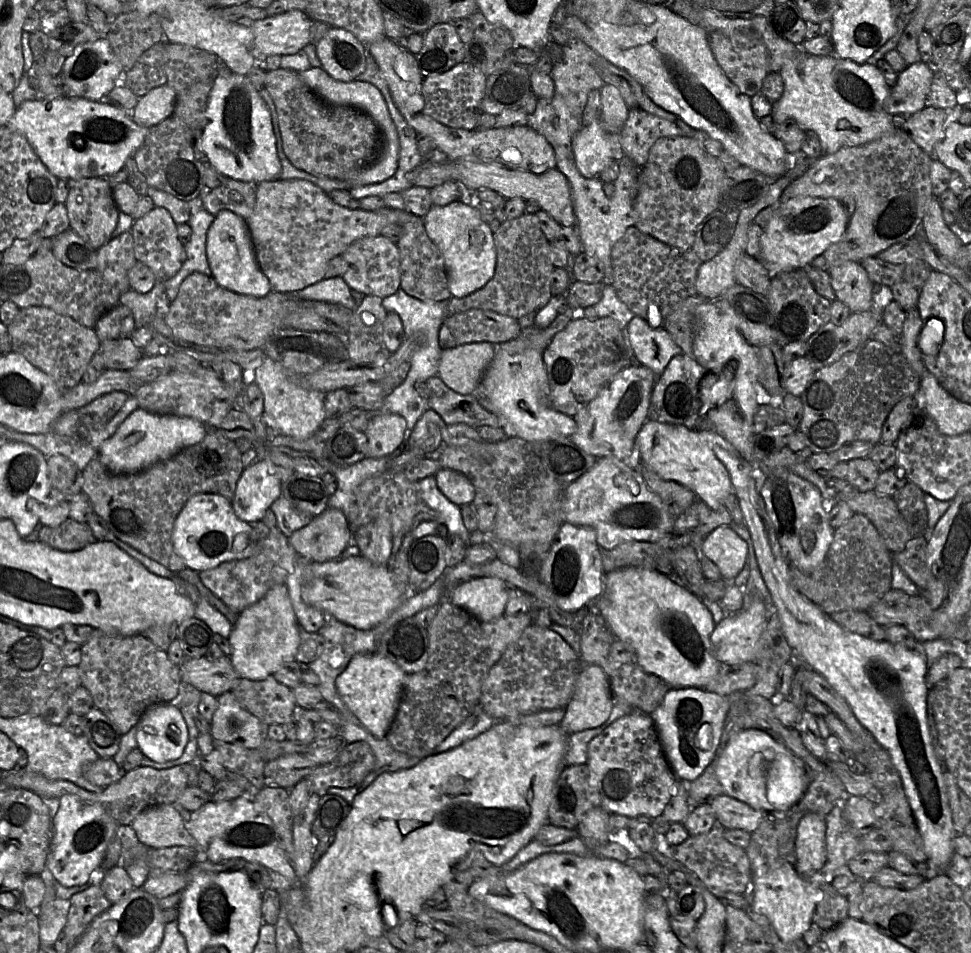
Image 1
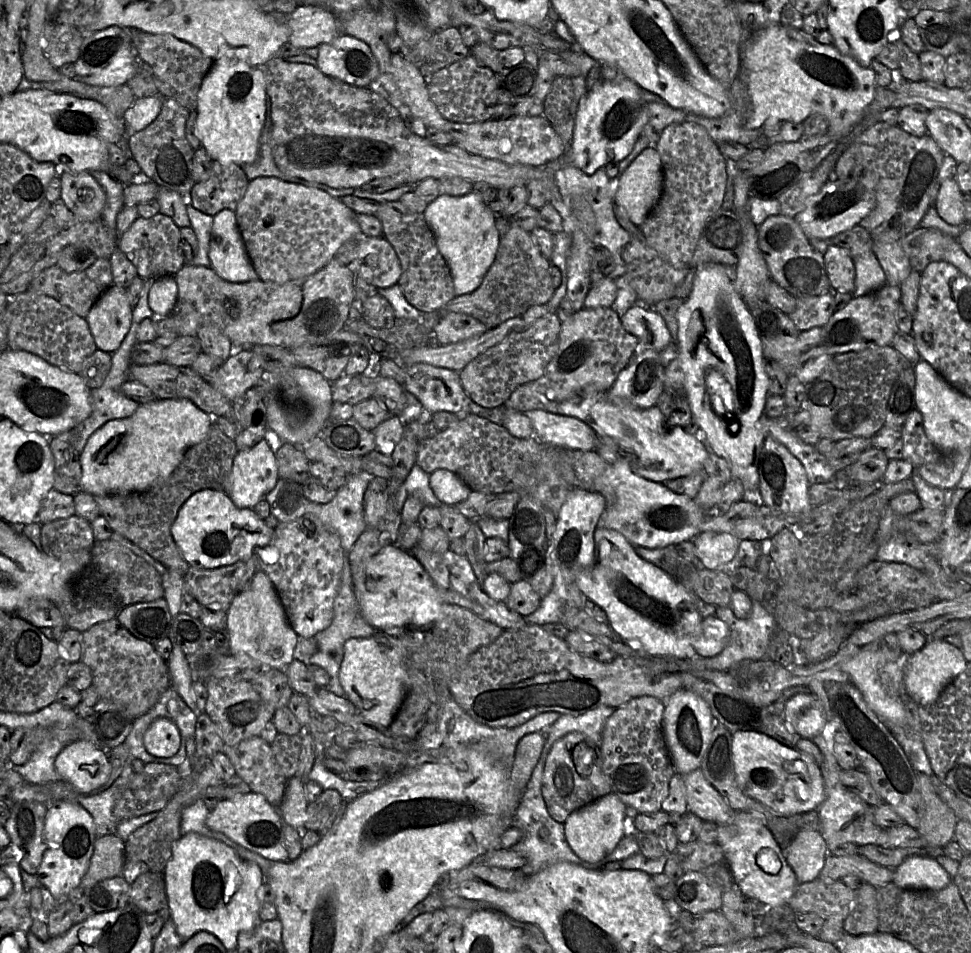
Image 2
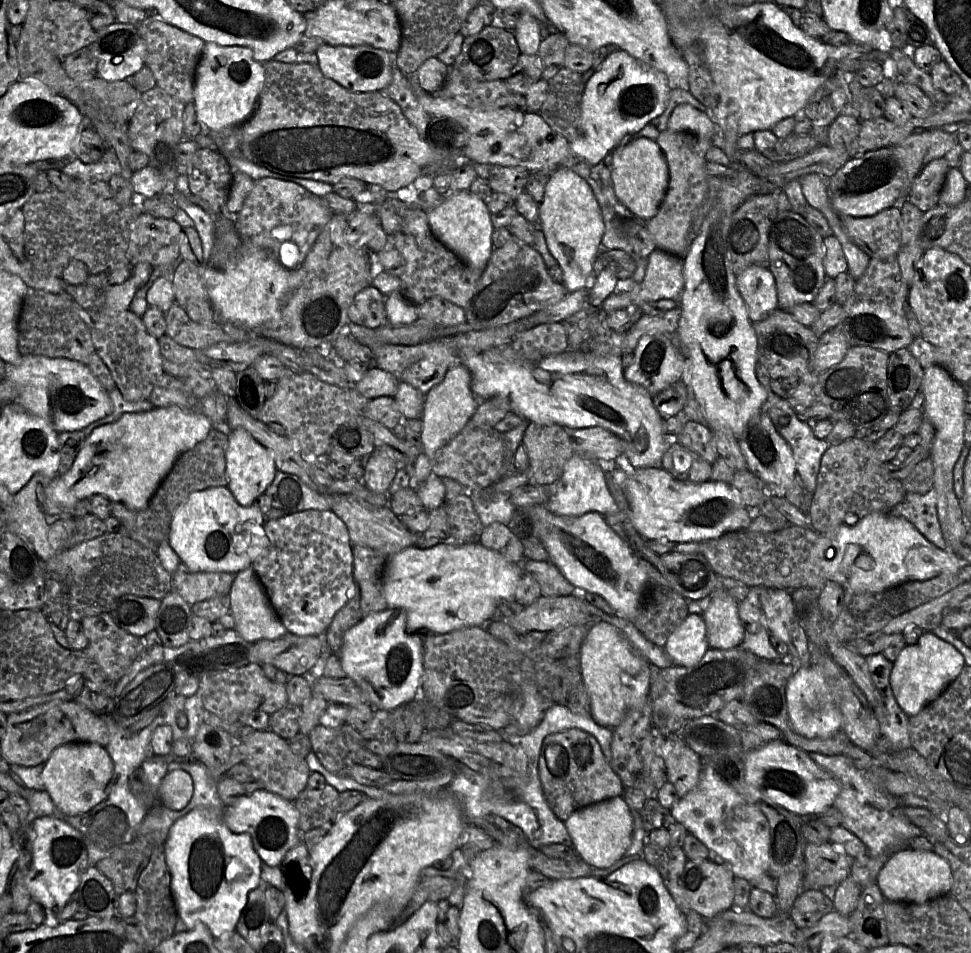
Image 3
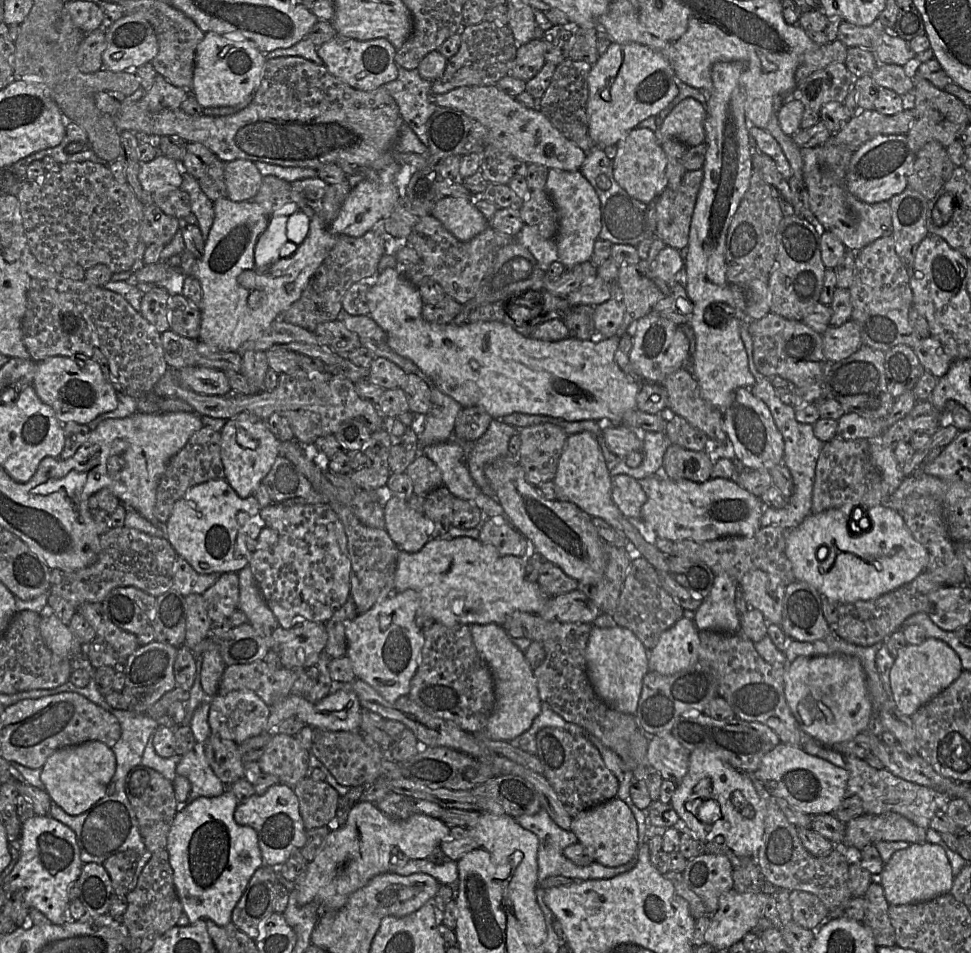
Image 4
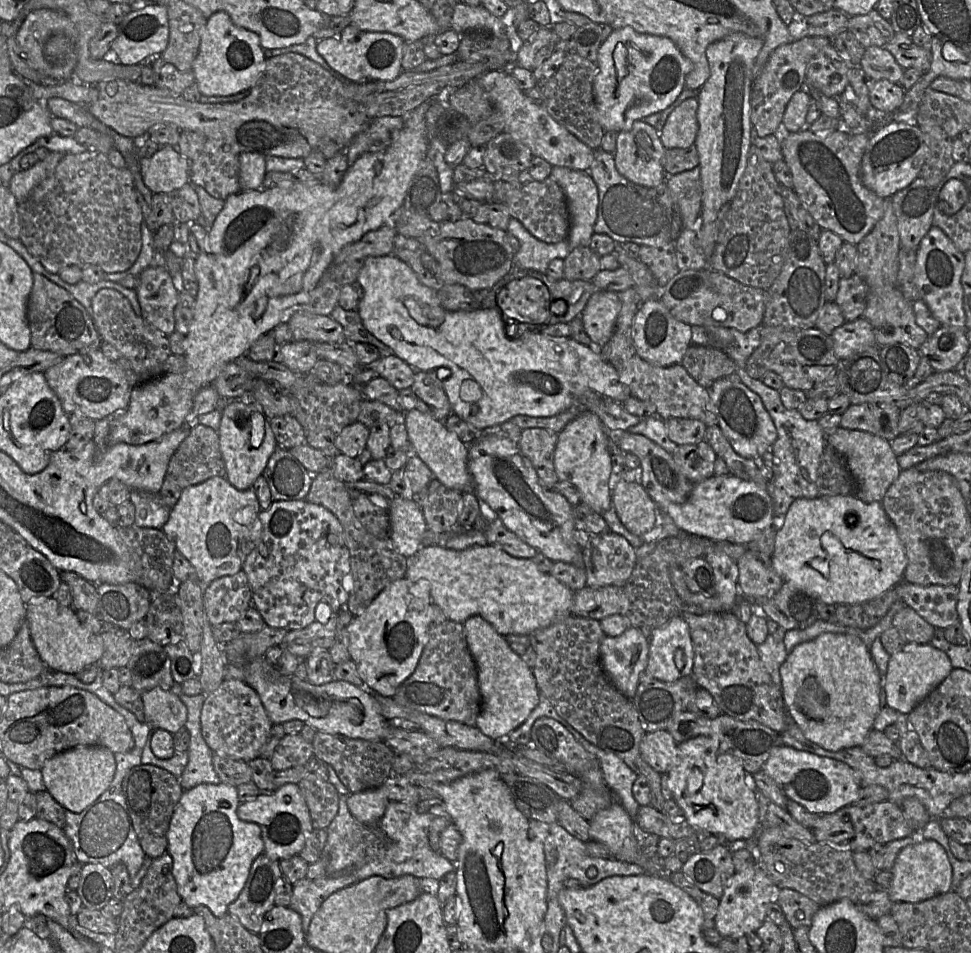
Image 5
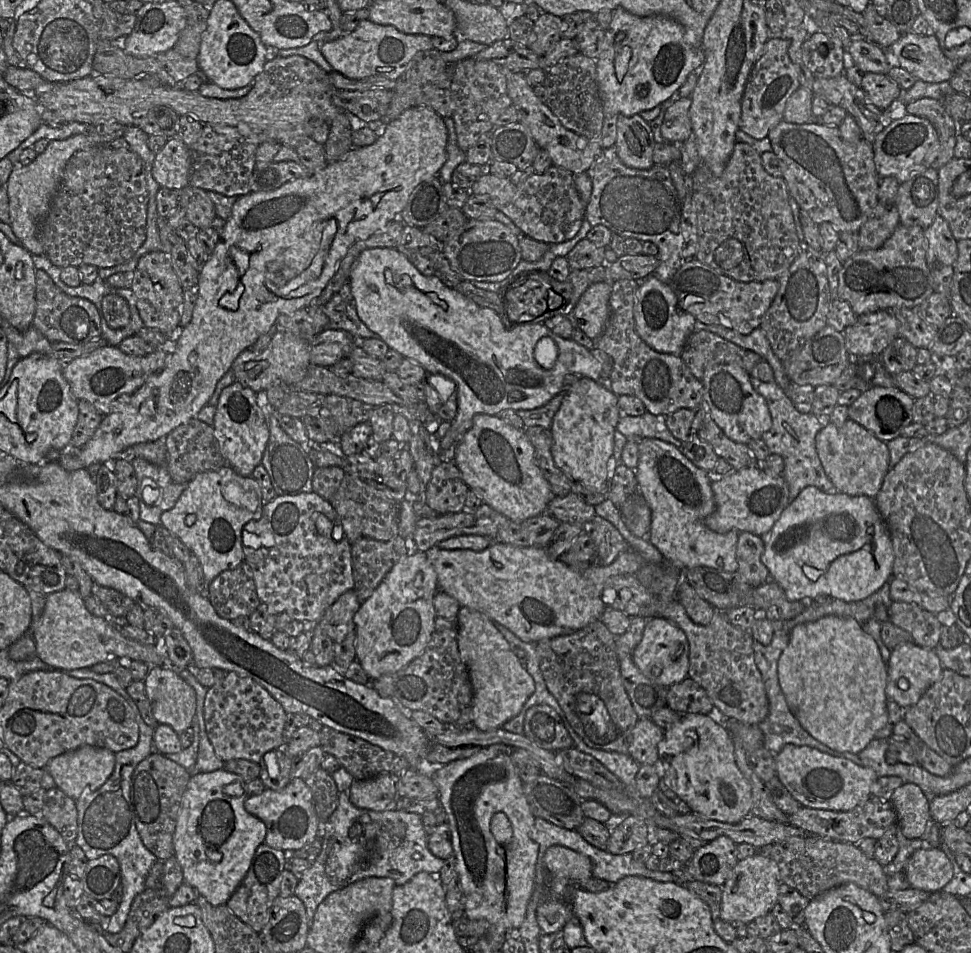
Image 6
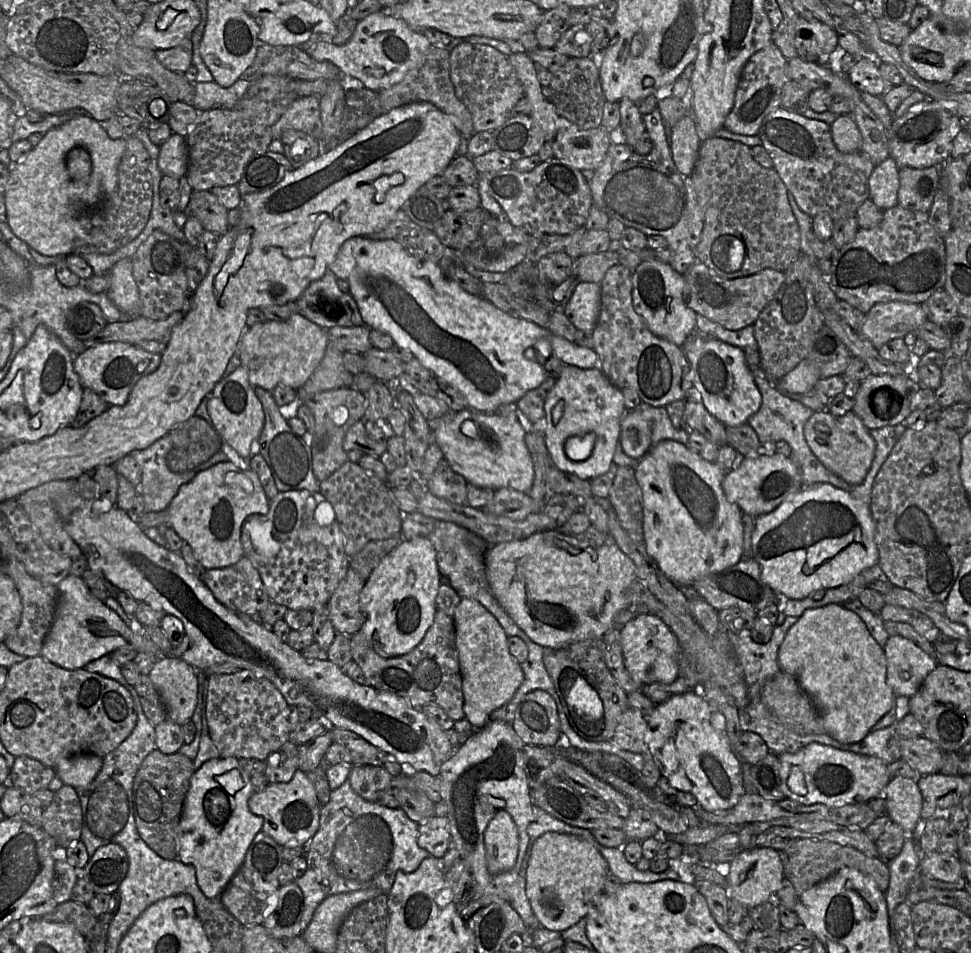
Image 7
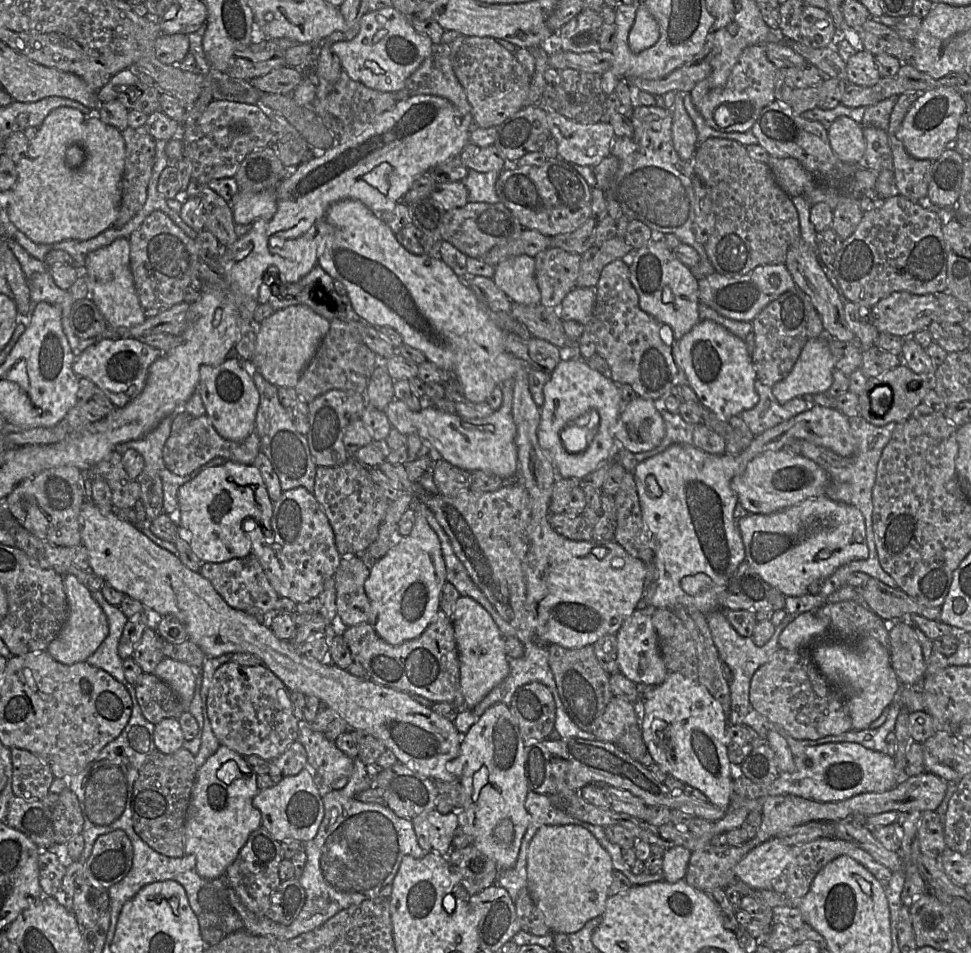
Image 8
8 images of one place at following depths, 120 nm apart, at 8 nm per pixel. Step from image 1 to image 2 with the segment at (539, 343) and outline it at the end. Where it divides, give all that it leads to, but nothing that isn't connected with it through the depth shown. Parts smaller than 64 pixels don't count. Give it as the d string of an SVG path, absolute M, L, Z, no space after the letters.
M530 410L524 413L531 421L534 438L546 445L578 451L596 450L599 437L582 421L569 416Z

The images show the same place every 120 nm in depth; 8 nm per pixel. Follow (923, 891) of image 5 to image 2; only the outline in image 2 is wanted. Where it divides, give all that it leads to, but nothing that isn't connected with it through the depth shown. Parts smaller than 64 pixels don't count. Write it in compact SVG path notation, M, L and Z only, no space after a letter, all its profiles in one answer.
M909 856L894 869L892 883L903 889L939 891L952 882L947 871L934 859Z

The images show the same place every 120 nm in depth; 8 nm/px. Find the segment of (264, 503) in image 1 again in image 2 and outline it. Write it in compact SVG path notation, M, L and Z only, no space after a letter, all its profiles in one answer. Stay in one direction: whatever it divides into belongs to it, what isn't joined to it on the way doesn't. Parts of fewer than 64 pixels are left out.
M266 437L252 448L237 452L230 476L229 497L238 508L253 509L275 488L279 479L276 446L275 440Z

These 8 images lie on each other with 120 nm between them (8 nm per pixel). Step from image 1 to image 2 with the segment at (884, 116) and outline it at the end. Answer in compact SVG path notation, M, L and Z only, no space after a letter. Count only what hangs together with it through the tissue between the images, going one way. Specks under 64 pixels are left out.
M782 23L764 27L746 39L741 51L741 73L745 76L750 97L749 113L743 124L749 130L762 130L765 126L785 121L802 123L809 115L817 113L827 120L827 134L842 139L863 119L878 87L870 67L860 66L833 44L821 44L802 29Z

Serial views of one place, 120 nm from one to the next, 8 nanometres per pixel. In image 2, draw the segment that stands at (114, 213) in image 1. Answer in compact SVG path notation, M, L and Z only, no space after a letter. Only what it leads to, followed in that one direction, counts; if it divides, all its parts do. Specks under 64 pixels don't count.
M59 171L61 199L80 220L96 221L102 218L106 193L88 172Z

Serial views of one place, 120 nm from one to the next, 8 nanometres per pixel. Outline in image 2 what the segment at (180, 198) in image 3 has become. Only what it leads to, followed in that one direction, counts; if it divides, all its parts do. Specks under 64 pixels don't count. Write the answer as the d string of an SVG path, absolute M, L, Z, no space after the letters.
M187 203L187 213L191 227L195 231L198 240L198 252L191 261L186 263L194 266L211 267L209 259L209 247L214 216L207 215L197 210L192 203Z

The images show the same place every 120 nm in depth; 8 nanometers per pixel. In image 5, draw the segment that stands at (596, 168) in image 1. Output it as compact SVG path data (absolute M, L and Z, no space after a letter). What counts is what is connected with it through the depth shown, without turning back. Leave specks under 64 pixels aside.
M629 26L614 29L602 42L596 64L593 88L598 120L605 131L617 132L628 131L635 121L662 112L670 106L685 88L685 78L693 69L693 63L681 53L671 39L639 33Z

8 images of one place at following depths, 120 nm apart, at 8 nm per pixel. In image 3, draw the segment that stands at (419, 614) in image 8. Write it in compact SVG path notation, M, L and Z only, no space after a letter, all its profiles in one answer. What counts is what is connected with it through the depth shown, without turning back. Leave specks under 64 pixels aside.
M387 607L361 618L356 625L346 631L338 655L345 677L351 678L361 688L372 708L393 711L417 699L420 694L424 672L422 641L423 637L420 634L407 630L406 615L403 610Z

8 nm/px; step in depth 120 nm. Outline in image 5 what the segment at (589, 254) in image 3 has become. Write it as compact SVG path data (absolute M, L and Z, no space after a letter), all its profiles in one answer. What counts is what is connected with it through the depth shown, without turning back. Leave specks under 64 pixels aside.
M553 166L549 176L563 190L570 214L569 246L589 246L597 220L597 185L587 171Z

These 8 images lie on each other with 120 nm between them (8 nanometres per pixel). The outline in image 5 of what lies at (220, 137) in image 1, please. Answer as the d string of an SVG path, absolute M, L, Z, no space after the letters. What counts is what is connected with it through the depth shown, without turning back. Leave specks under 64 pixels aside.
M224 11L212 14L206 21L192 71L203 96L230 96L250 90L260 78L266 62L266 51L253 31L236 26Z

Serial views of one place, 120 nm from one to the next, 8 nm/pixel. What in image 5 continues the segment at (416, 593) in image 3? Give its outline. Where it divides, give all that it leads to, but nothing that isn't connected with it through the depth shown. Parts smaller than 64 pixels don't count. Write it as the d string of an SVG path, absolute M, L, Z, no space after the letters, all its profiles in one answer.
M442 545L422 546L413 557L408 557L406 577L426 579L430 585L432 603L437 604L447 619L463 623L471 616L481 616L496 631L507 634L529 635L532 631L545 628L571 614L574 594L549 573L543 573L530 558L509 555L499 546L473 546L464 550L448 549Z

